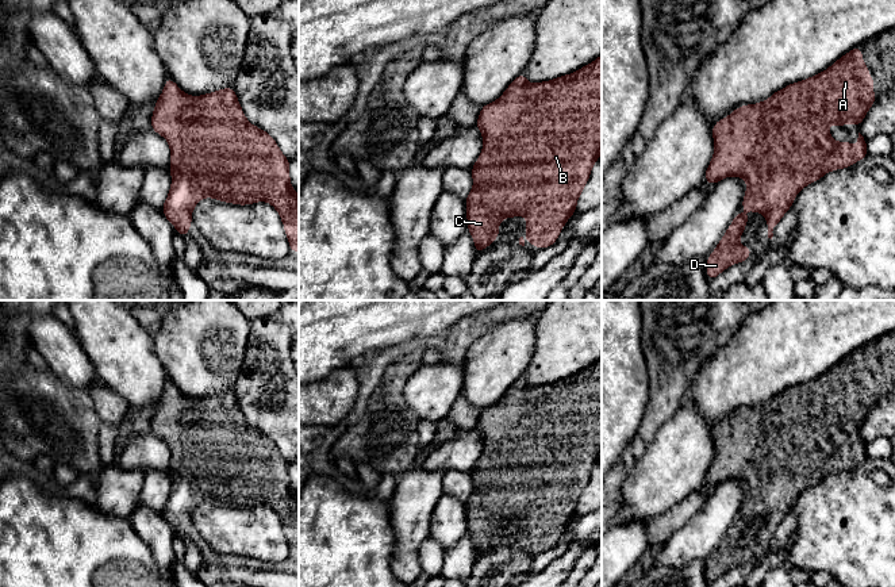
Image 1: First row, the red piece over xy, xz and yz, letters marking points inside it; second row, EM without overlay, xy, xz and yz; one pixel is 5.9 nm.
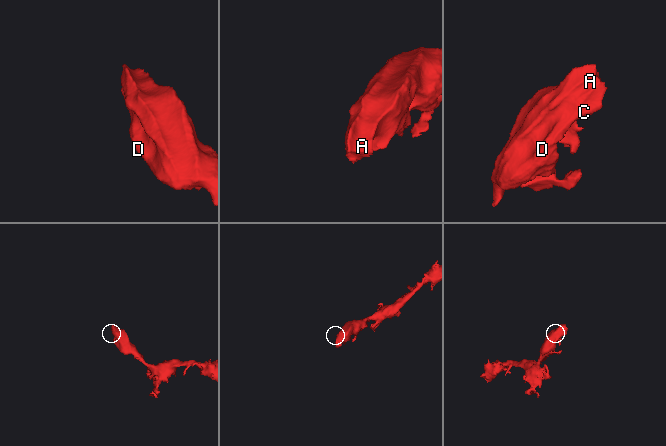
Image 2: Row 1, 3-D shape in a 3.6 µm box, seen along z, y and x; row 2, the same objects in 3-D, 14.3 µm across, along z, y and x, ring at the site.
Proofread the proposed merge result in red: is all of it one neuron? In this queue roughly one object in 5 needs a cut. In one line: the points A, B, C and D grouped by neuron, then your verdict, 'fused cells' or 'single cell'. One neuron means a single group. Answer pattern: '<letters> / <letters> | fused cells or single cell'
A B C D | single cell

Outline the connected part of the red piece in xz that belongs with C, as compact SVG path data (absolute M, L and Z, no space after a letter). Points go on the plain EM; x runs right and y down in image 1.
M602 357L575 376L529 387L519 377L495 404L481 410L475 427L483 437L483 454L470 472L473 490L465 500L468 533L476 556L499 540L499 525L523 518L529 545L545 552L556 546L564 527L576 515L580 496L602 456Z

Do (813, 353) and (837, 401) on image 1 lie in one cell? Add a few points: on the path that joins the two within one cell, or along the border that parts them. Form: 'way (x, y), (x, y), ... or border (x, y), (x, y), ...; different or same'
border (849, 355), (838, 360), (824, 373); different

